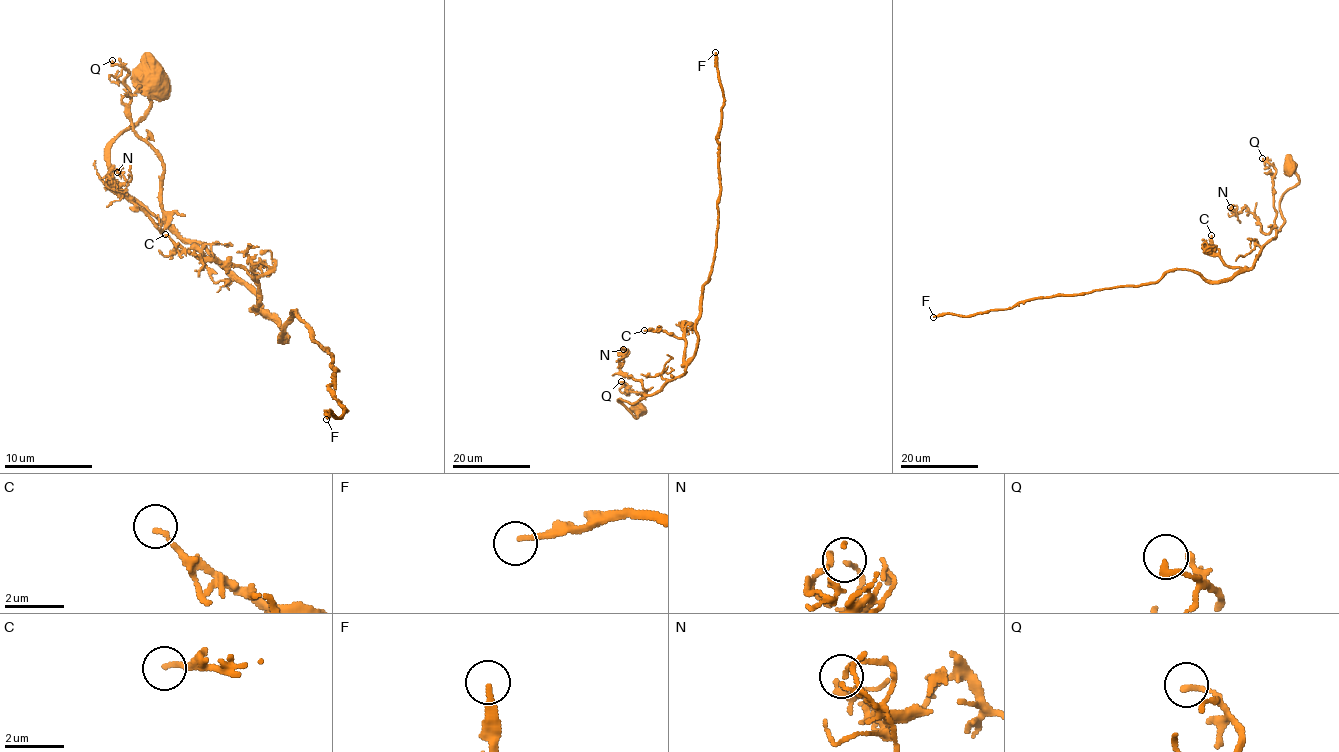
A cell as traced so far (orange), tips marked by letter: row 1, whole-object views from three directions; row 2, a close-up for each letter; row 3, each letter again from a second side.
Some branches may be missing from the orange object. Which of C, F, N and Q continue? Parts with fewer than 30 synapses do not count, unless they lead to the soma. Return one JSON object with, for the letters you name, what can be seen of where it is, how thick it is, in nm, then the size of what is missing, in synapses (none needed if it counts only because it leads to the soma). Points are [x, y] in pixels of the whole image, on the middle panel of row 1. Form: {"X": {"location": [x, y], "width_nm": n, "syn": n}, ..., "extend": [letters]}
{"F": {"location": [715, 52], "width_nm": 190, "syn": 400}, "extend": ["F"]}

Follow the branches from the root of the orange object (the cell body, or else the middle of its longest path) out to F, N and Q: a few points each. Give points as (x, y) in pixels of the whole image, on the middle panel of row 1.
F: (638, 409), (635, 417), (620, 398), (655, 394), (685, 372), (698, 345), (720, 189), (715, 52)
N: (638, 409), (635, 417), (620, 401), (645, 396), (642, 384), (620, 370), (623, 349)
Q: (638, 409), (635, 417), (620, 398), (636, 403), (645, 396), (628, 391), (626, 394), (627, 387), (621, 381)

